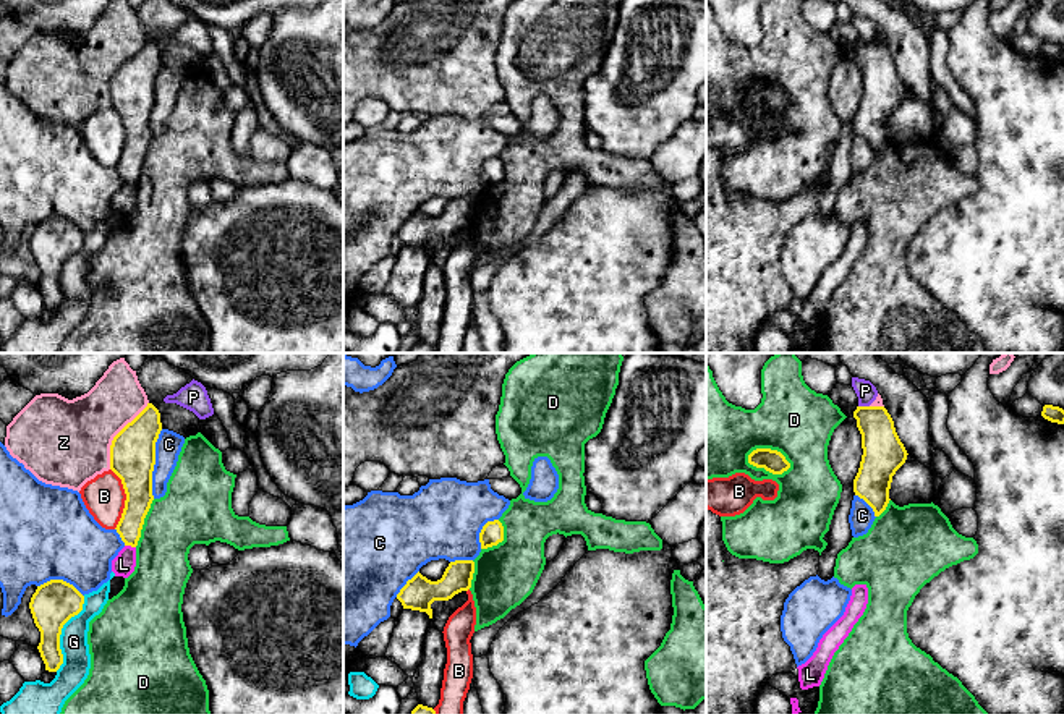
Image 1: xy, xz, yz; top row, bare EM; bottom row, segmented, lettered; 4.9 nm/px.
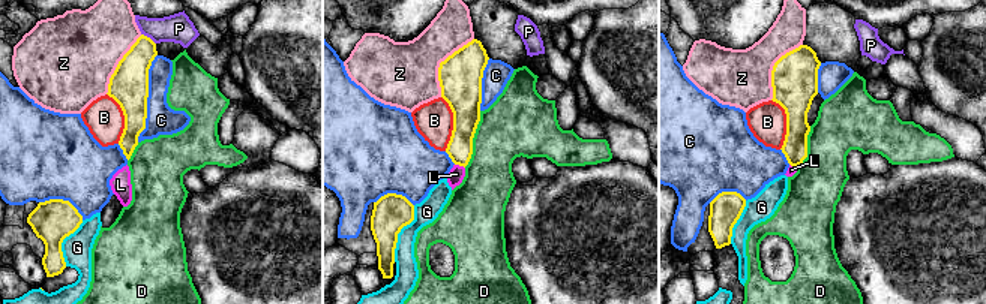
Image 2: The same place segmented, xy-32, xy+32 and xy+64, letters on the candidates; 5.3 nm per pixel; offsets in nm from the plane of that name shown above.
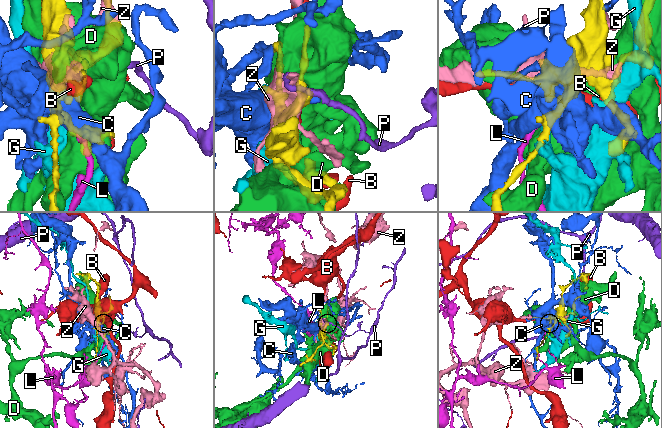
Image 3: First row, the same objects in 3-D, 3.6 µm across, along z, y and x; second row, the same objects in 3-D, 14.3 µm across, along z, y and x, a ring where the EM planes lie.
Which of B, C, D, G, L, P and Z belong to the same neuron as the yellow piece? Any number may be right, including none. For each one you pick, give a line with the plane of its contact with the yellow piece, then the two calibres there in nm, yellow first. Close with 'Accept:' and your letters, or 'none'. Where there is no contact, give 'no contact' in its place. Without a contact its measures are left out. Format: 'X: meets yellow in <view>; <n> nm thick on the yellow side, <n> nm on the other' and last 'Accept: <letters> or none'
Accept: none

